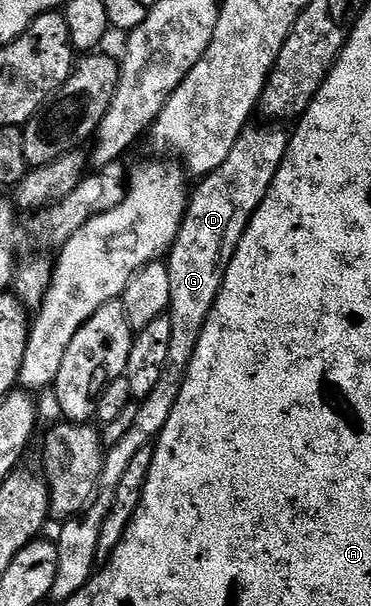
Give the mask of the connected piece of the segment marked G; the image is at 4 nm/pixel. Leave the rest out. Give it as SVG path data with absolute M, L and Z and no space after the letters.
M172 245L167 254L169 267L169 282L171 283L171 299L167 316L171 323L171 339L167 351L166 365L163 367L159 383L147 397L139 404L139 413L135 421L137 429L133 429L133 437L117 449L117 457L125 457L131 465L129 453L136 449L139 453L146 448L145 440L156 438L161 428L167 423L171 411L175 407L175 399L179 399L179 391L183 387L185 373L193 358L195 347L199 343L199 335L203 331L203 323L215 303L221 290L221 278L215 265L209 263L209 247L175 247Z

